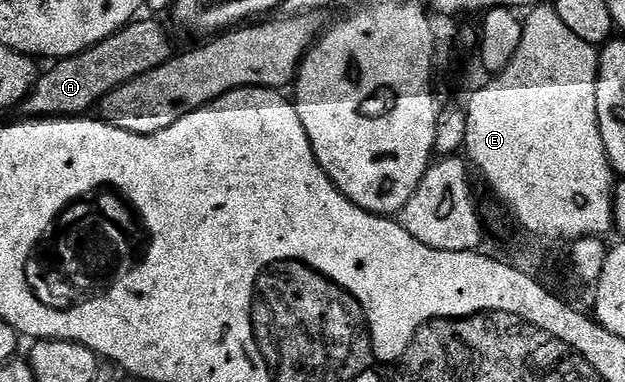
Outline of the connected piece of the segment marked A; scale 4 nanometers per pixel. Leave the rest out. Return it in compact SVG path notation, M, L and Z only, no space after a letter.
M136 18L113 33L105 41L77 53L73 57L56 59L51 67L42 72L33 89L21 104L24 116L32 119L44 117L83 117L90 107L98 108L103 98L113 89L131 83L137 77L165 65L173 54L171 39L167 31L158 23L158 18Z

